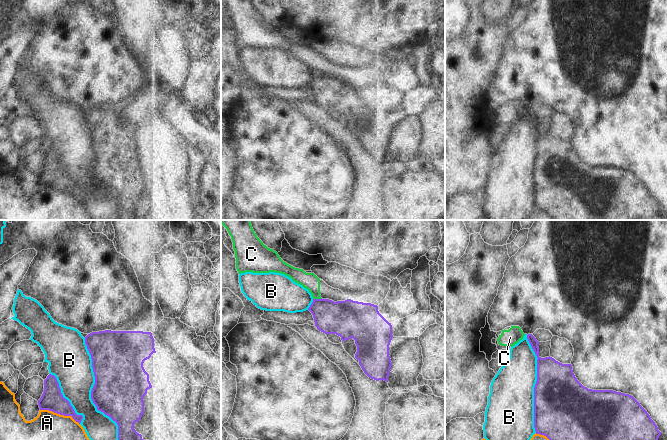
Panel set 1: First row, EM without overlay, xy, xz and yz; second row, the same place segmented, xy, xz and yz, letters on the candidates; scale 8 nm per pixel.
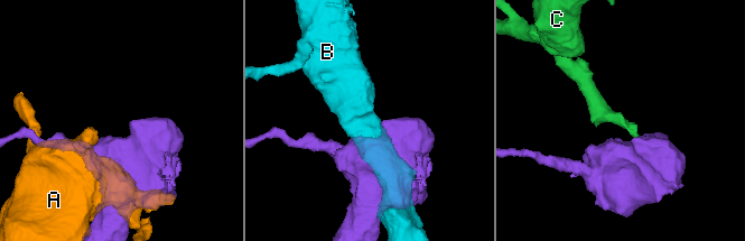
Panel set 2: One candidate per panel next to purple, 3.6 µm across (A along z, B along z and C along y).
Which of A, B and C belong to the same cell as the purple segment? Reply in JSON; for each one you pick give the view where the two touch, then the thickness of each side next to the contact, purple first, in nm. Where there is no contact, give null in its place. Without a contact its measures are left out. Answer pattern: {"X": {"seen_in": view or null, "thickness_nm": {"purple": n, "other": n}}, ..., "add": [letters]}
{"add": []}

